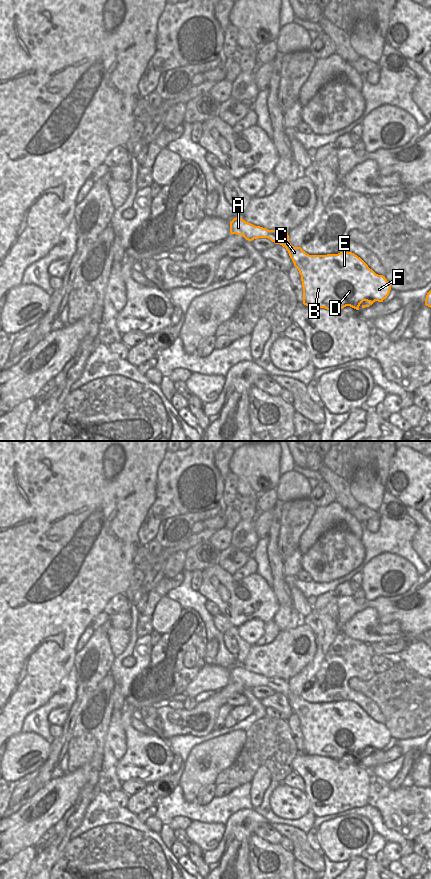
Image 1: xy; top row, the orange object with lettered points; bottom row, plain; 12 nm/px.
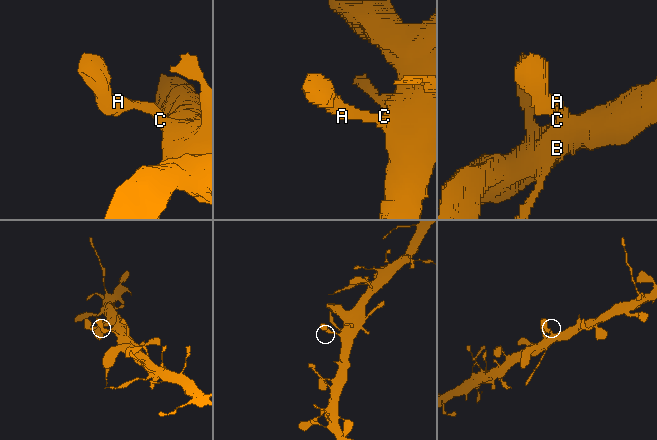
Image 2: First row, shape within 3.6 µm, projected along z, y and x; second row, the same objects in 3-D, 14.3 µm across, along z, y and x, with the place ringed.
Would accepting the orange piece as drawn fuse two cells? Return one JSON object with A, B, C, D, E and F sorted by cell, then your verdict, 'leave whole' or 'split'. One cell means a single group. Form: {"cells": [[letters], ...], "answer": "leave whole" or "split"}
{"cells": [["A", "B", "C", "D", "E", "F"]], "answer": "leave whole"}

